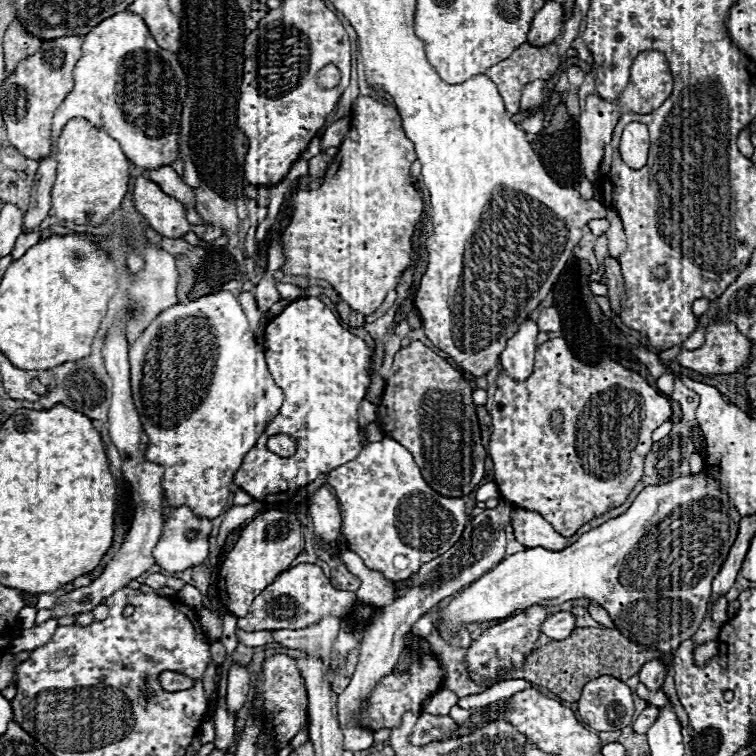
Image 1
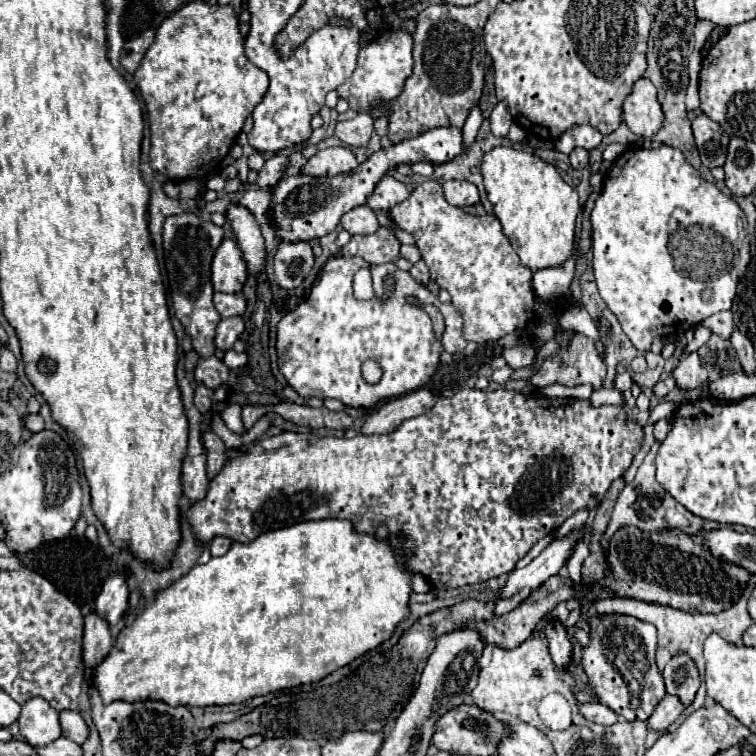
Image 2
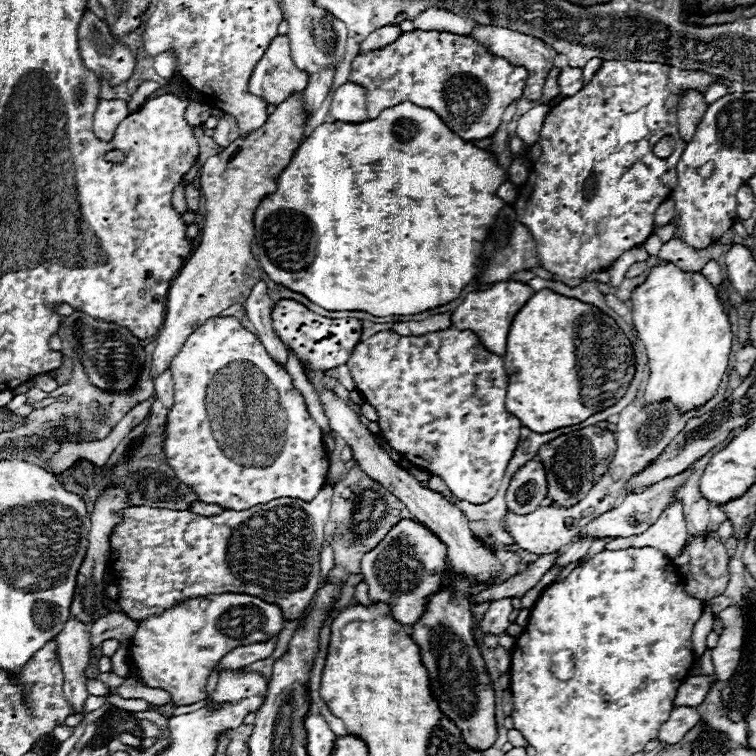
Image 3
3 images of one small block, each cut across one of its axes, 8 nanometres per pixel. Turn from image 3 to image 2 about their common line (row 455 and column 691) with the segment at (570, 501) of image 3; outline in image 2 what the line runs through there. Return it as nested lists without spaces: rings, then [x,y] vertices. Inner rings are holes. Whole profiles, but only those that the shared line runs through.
[[[634,526],[620,528],[610,540],[608,566],[604,586],[610,586],[614,592],[642,602],[702,614],[728,610],[742,596],[750,580],[748,570],[712,556],[702,542],[680,530],[646,534]]]

